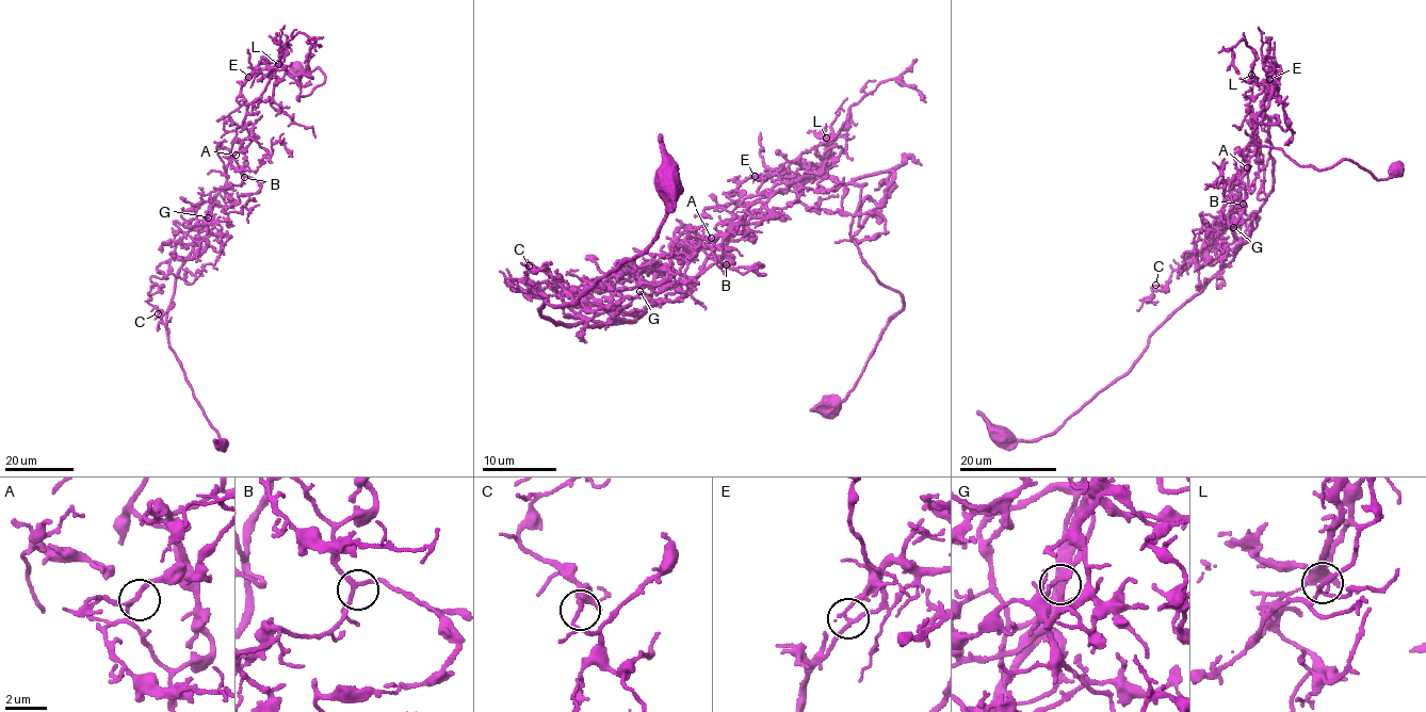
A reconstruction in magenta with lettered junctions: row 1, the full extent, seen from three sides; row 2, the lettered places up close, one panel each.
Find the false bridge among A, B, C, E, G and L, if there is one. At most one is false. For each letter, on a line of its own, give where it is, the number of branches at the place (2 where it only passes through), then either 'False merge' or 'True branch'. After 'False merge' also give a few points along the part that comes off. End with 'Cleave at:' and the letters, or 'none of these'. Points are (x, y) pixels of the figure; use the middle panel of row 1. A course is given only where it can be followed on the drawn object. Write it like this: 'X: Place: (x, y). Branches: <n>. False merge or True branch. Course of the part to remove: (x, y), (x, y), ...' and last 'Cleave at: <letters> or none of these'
A: Place: (711, 238). Branches: 3. True branch
B: Place: (726, 264). Branches: 3. True branch
C: Place: (529, 265). Branches: 3. True branch
E: Place: (755, 176). Branches: 3. False merge. Course of the part to remove: (755, 177), (864, 184), (851, 238), (877, 281), (902, 296), (903, 310), (852, 391), (813, 406)
G: Place: (639, 291). Branches: 3. True branch
L: Place: (826, 138). Branches: 3. True branch
Cleave at: E

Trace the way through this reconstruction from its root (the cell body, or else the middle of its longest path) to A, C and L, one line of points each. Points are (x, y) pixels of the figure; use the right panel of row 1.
A: (1002, 437), (1054, 434), (1232, 260), (1274, 185), (1273, 159), (1247, 189), (1247, 167)
C: (1002, 437), (1029, 441), (1054, 434), (1122, 376), (1151, 333), (1224, 264), (1208, 246), (1155, 285)
L: (1002, 437), (1054, 434), (1122, 376), (1151, 333), (1248, 239), (1274, 185), (1267, 87), (1251, 75)

